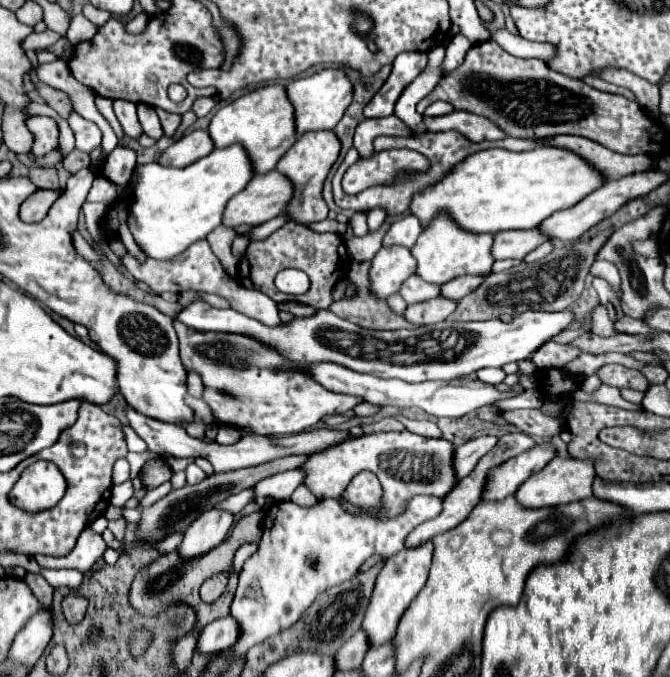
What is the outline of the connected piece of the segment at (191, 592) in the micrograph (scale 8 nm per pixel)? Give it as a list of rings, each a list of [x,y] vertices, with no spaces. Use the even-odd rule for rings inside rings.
[[[254,512],[250,516],[244,516],[232,530],[230,538],[226,538],[218,548],[212,548],[210,552],[202,554],[202,556],[196,556],[196,558],[188,558],[184,560],[178,552],[170,552],[170,554],[164,554],[160,560],[152,562],[146,570],[142,568],[138,574],[136,574],[136,580],[130,588],[130,604],[144,616],[150,616],[152,614],[152,606],[170,606],[174,602],[190,602],[196,612],[198,612],[198,630],[202,630],[208,622],[216,620],[216,618],[222,618],[222,616],[228,616],[230,614],[230,604],[232,604],[232,598],[234,598],[234,592],[236,592],[236,584],[238,584],[238,574],[234,572],[234,566],[232,566],[232,558],[234,558],[234,552],[246,544],[246,542],[256,542],[260,540],[262,536],[262,514],[260,512]],[[220,572],[230,572],[230,582],[228,582],[228,596],[220,596],[216,602],[212,604],[206,604],[200,600],[198,596],[198,590],[202,586],[202,582],[206,582],[210,576],[216,576]]]

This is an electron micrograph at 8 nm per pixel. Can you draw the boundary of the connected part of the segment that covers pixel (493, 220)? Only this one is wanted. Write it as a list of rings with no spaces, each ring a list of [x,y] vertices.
[[[536,146],[534,150],[526,150],[526,152],[510,152],[510,150],[502,150],[502,148],[490,148],[490,150],[482,150],[482,152],[468,156],[462,164],[458,164],[450,172],[450,176],[444,176],[444,180],[440,180],[436,186],[424,190],[422,194],[416,194],[412,198],[410,210],[412,210],[412,214],[420,216],[420,222],[424,226],[428,226],[428,222],[438,212],[448,212],[464,230],[496,234],[496,232],[508,230],[508,228],[498,230],[498,226],[512,226],[516,230],[536,228],[554,212],[576,206],[584,196],[588,196],[596,188],[604,186],[604,182],[606,182],[606,178],[602,172],[598,172],[582,156],[578,156],[566,148]]]

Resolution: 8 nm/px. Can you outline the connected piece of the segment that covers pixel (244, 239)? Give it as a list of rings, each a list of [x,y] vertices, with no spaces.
[[[236,236],[234,242],[232,242],[232,256],[240,260],[244,256],[244,250],[246,250],[248,244],[250,244],[250,238],[248,236]]]

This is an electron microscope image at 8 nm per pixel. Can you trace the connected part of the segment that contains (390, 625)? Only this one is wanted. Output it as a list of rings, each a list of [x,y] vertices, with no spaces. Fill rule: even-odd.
[[[424,542],[416,548],[404,548],[402,552],[398,552],[396,556],[386,560],[382,572],[376,578],[374,596],[370,600],[370,606],[368,606],[368,612],[364,616],[364,624],[362,624],[362,628],[368,632],[368,636],[372,636],[372,646],[384,644],[384,642],[392,640],[392,636],[396,634],[396,628],[398,628],[402,614],[406,612],[410,602],[416,598],[416,594],[426,584],[432,554],[434,554],[434,544]]]

